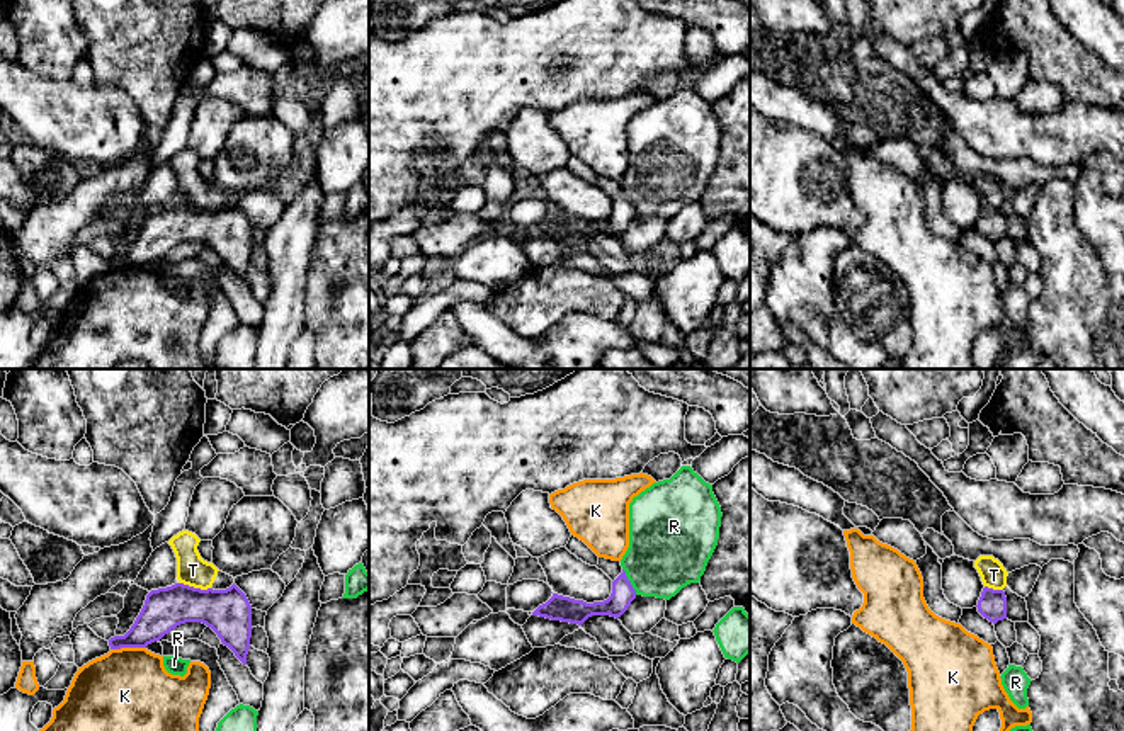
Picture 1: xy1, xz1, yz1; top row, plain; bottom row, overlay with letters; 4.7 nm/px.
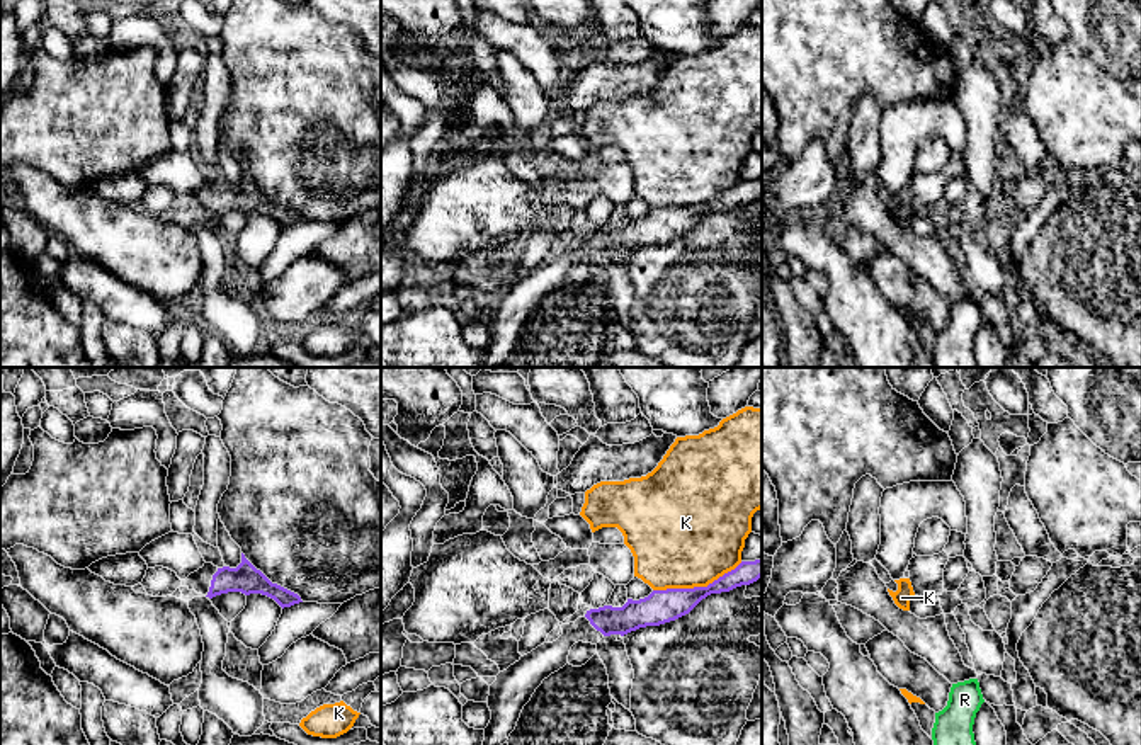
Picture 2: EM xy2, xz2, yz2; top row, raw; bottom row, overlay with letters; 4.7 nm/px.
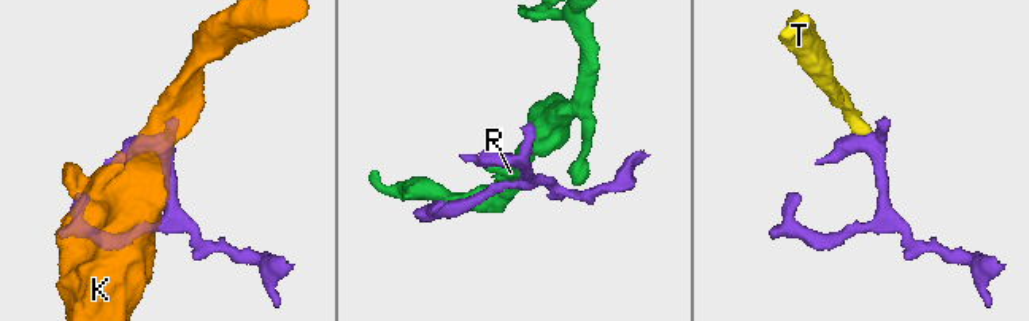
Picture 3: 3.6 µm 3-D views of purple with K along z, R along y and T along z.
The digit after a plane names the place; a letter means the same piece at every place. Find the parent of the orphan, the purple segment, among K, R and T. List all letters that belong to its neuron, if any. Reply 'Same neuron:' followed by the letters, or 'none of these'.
Same neuron: none of these

